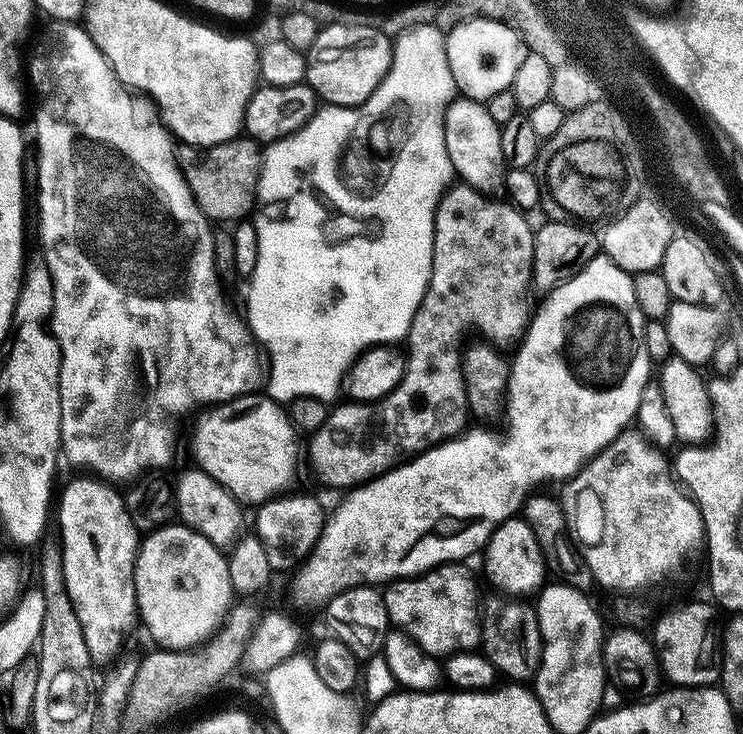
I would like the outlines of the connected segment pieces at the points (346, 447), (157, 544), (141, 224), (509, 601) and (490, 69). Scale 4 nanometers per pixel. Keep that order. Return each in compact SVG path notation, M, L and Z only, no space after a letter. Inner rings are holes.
M463 182L453 183L440 197L434 218L432 273L420 309L414 314L410 330L406 333L409 349L404 361L404 376L383 400L370 404L337 403L337 408L333 407L329 411L325 424L307 437L308 464L318 483L328 488L351 490L384 475L405 458L427 452L429 448L465 431L464 423L470 419L470 413L464 375L460 369L460 324L477 324L484 335L481 337L500 346L504 346L507 340L516 342L523 337L530 319L530 308L528 312L528 304L524 299L533 287L534 228L528 225L524 217L527 215L521 209L503 199L492 199L496 198Z
M169 522L141 539L134 586L139 619L164 650L192 650L212 639L234 604L227 555L179 522Z
M62 20L59 22L49 23L49 28L45 30L44 37L40 40L40 45L36 48L36 57L32 61L30 59L26 64L26 72L30 77L32 75L32 84L36 87L36 92L40 95L40 109L36 112L36 148L40 151L40 165L36 168L36 188L40 191L40 244L44 247L43 263L48 266L48 273L52 276L54 282L54 306L52 307L52 319L50 327L52 335L60 343L60 401L62 402L62 430L60 431L60 443L62 445L63 455L66 460L72 464L82 464L93 473L99 474L105 481L117 482L116 480L131 481L133 478L139 477L141 474L147 473L149 470L164 470L164 467L172 460L172 447L176 444L176 420L172 416L180 416L183 412L191 410L195 404L199 406L215 406L224 404L227 400L235 400L238 396L249 395L253 391L252 388L256 383L262 380L262 352L258 347L247 323L243 319L240 320L228 308L228 302L224 298L225 289L220 283L216 267L214 266L214 228L208 217L202 214L202 210L194 202L194 198L190 194L190 188L180 170L176 161L177 145L174 143L174 137L167 128L164 127L160 113L157 112L155 105L141 95L133 95L129 89L125 88L114 70L109 66L108 59L102 54L102 50L98 50L98 46L92 41L92 36L87 28L79 23L71 20Z
M495 594L482 604L480 621L480 644L485 658L495 666L501 677L509 676L512 682L528 682L540 669L544 639L538 626L536 609L520 598ZM528 603L528 604L524 604Z
M485 18L468 19L454 26L444 42L450 74L457 89L469 100L486 102L494 94L507 92L518 74L518 66L529 54L523 37L502 21Z

